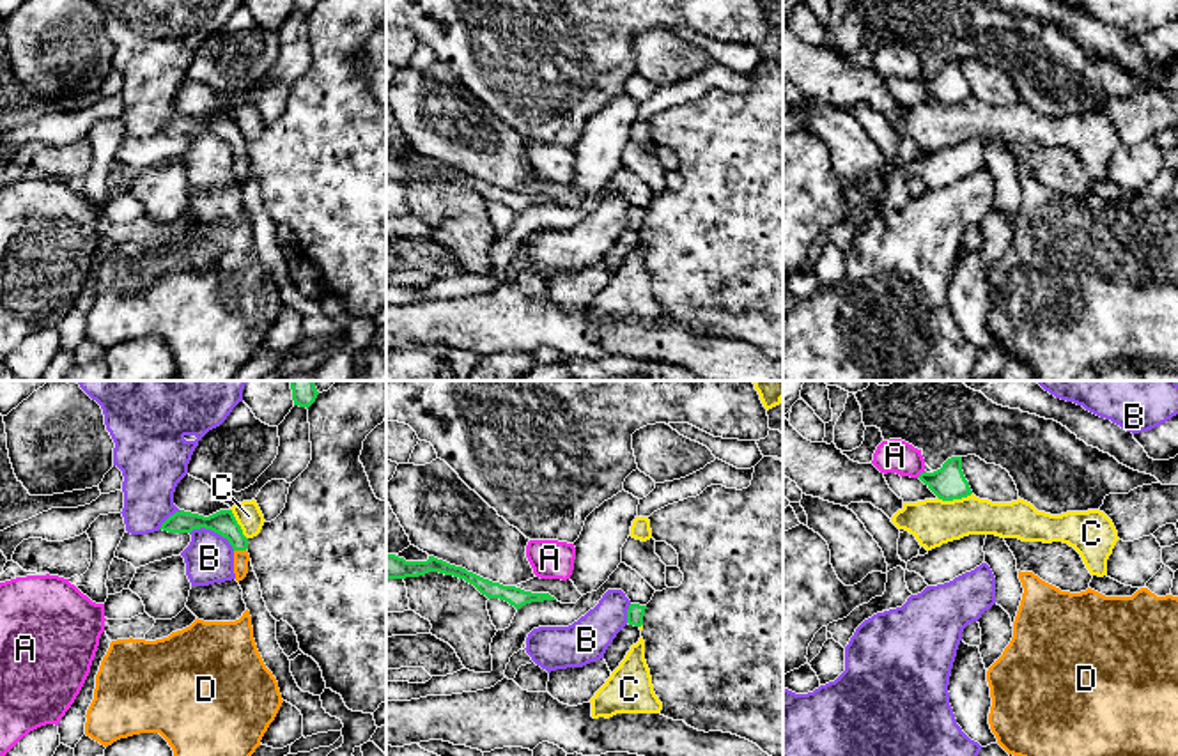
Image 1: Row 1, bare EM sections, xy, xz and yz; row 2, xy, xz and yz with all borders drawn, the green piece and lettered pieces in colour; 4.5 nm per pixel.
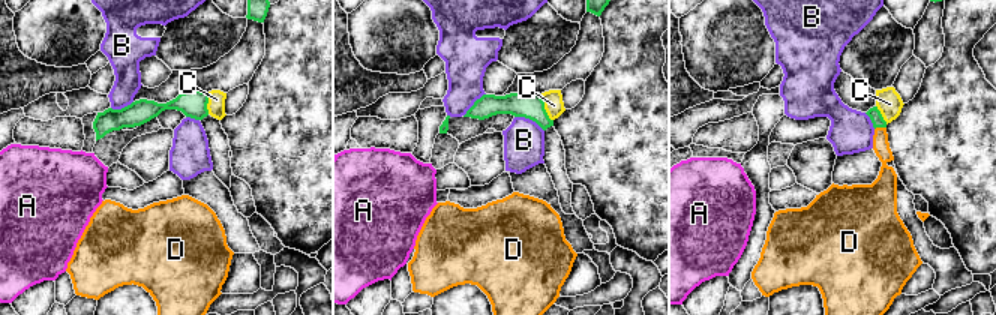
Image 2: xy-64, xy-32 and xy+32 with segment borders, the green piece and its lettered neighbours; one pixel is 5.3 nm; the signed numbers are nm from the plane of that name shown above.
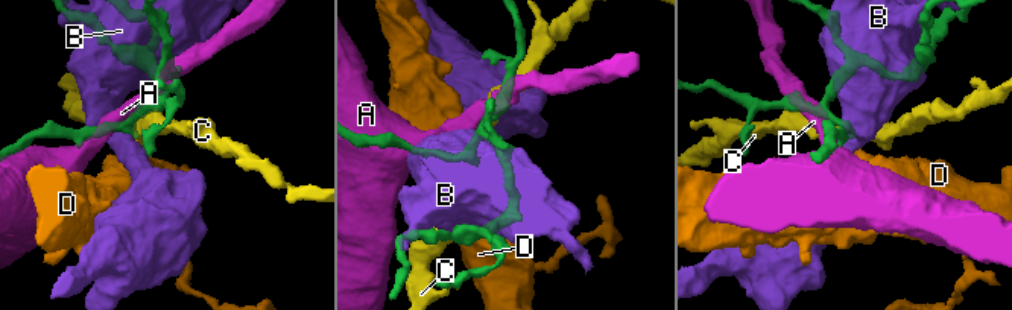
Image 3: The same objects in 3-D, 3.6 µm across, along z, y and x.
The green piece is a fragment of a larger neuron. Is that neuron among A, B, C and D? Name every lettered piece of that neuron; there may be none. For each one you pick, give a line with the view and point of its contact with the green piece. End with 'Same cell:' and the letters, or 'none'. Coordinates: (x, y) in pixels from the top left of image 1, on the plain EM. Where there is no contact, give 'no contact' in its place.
D: xy (240, 153)
Same cell: D

